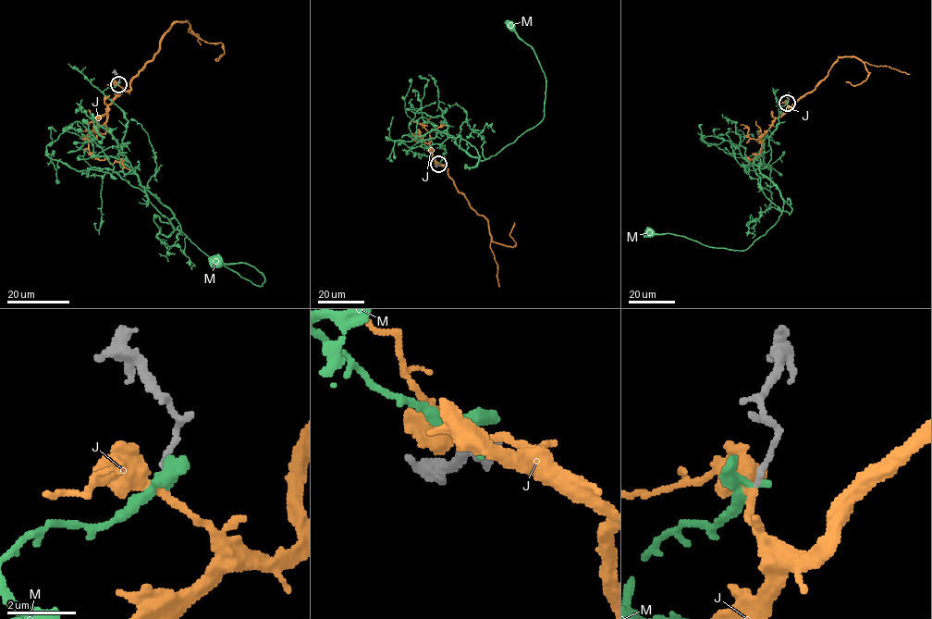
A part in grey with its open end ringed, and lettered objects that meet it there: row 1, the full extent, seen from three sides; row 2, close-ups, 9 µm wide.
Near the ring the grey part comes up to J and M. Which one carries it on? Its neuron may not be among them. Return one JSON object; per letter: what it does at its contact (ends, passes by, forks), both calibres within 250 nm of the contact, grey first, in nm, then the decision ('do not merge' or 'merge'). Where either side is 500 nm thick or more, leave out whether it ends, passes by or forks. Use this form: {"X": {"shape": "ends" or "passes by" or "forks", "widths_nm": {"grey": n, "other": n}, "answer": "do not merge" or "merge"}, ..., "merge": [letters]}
{"J": {"shape": "passes by", "widths_nm": {"grey": 150, "other": 280}, "answer": "merge"}, "M": {"shape": "passes by", "widths_nm": {"grey": 170, "other": 220}, "answer": "do not merge"}, "merge": ["J"]}

